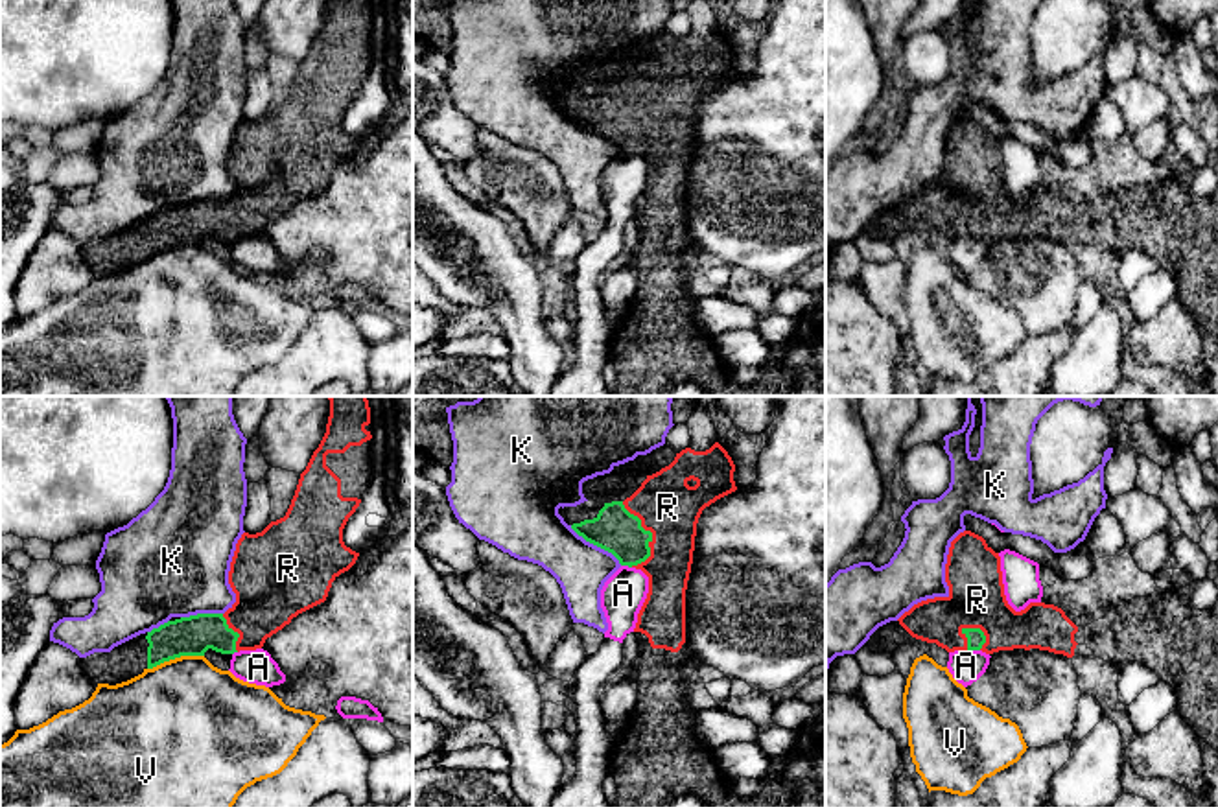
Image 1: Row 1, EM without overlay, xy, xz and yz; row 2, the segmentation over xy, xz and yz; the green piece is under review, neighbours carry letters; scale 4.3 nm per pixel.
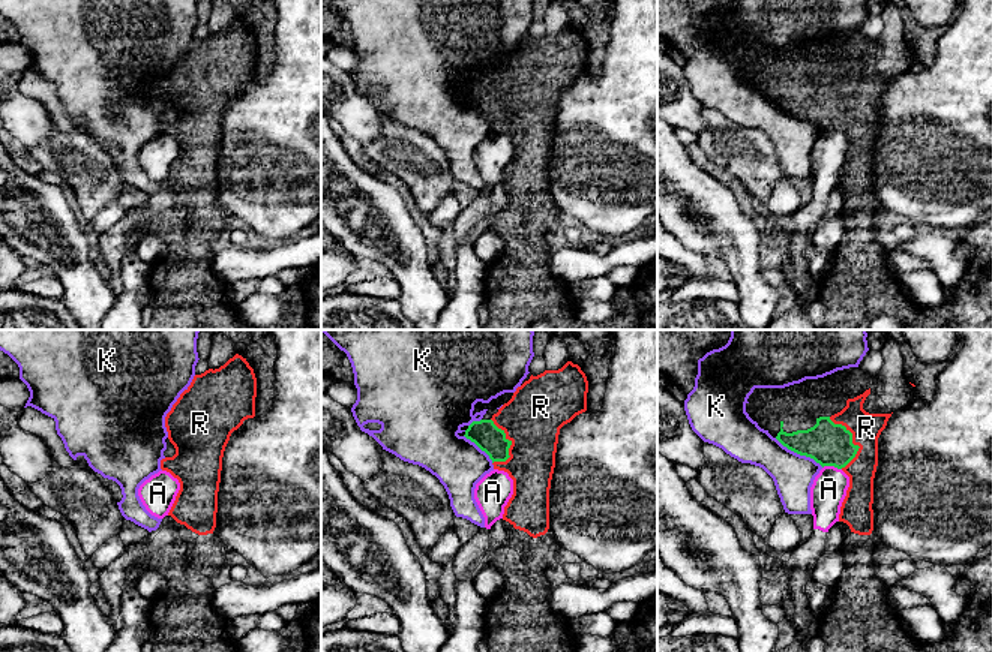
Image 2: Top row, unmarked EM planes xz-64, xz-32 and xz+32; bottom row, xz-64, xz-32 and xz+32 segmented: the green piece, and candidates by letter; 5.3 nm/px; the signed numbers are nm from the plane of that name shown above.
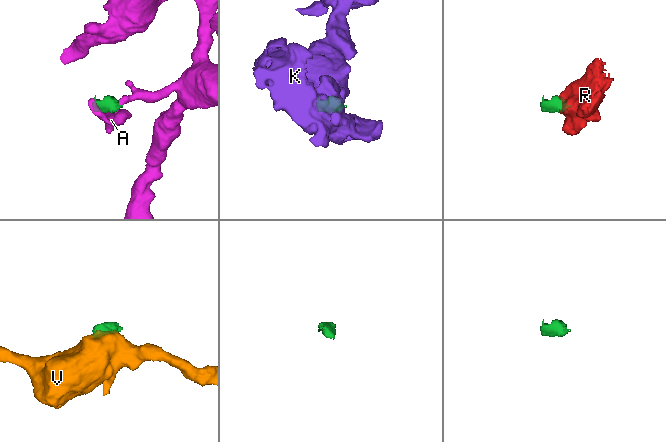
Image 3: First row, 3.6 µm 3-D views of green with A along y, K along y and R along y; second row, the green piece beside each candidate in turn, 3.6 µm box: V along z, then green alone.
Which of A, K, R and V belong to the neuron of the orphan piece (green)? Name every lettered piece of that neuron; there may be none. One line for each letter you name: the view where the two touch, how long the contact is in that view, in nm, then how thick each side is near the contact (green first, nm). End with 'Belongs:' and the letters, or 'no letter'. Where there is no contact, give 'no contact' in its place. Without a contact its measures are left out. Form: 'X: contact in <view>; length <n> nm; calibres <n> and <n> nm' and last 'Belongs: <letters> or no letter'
R: contact in xz; length 300 nm; calibres 200 and 260 nm
Belongs: R

